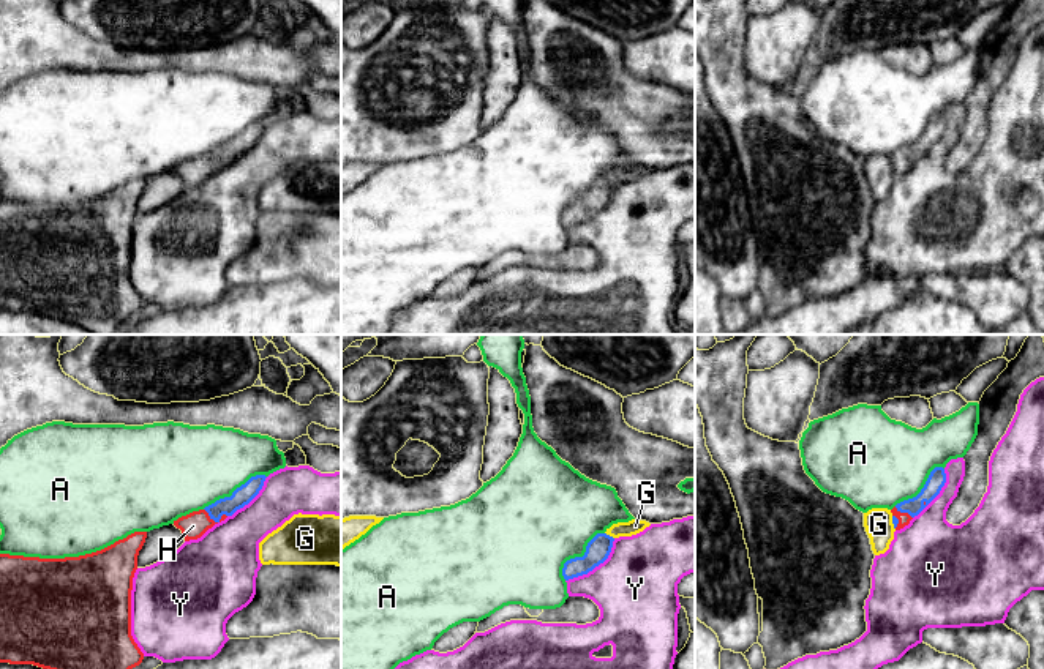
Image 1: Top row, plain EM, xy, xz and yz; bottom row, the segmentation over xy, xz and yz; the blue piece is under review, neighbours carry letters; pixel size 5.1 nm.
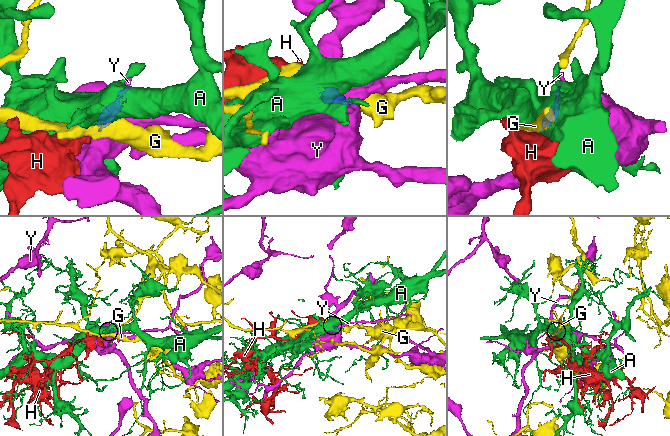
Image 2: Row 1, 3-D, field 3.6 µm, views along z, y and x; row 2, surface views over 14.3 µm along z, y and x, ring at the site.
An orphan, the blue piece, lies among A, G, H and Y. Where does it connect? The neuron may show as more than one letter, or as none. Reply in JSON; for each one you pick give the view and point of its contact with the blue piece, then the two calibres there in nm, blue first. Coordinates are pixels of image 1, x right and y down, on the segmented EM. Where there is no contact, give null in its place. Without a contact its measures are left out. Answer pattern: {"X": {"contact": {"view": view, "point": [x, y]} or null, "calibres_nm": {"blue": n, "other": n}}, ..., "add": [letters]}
{"H": {"contact": {"view": "xy", "point": [215, 521]}, "calibres_nm": {"blue": 100, "other": 140}}, "add": ["H"]}

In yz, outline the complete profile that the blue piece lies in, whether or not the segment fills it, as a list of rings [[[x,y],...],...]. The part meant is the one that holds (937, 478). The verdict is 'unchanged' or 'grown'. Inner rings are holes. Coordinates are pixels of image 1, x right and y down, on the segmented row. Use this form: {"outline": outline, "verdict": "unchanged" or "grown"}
{"outline": [[[935,467],[916,497],[903,500],[891,510],[894,529],[900,530],[908,525],[910,521],[918,516],[940,494],[944,483],[944,469]]], "verdict": "grown"}

